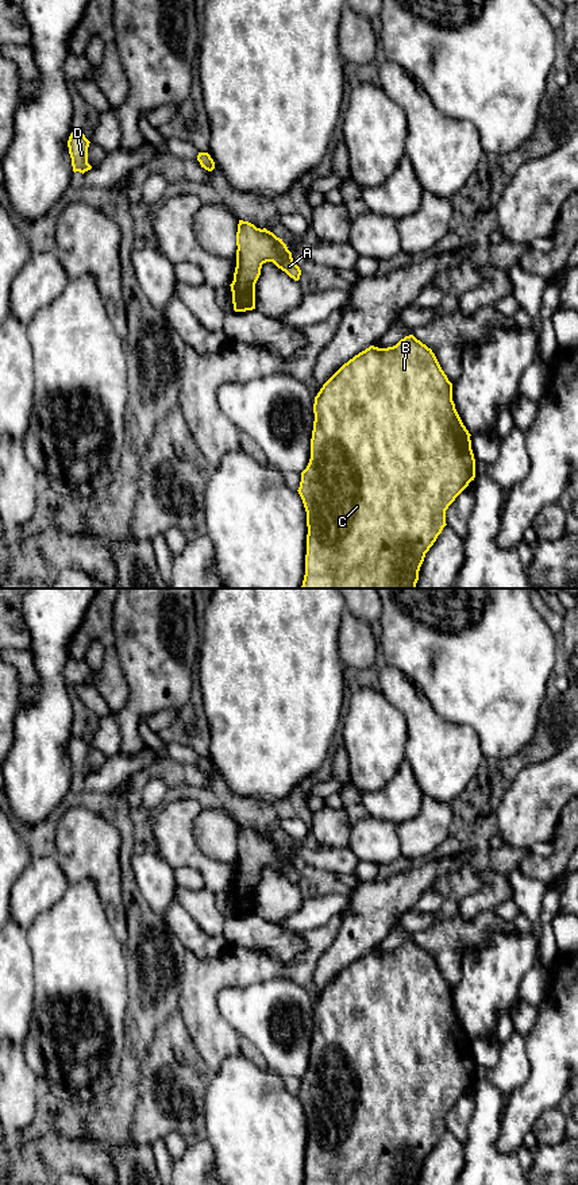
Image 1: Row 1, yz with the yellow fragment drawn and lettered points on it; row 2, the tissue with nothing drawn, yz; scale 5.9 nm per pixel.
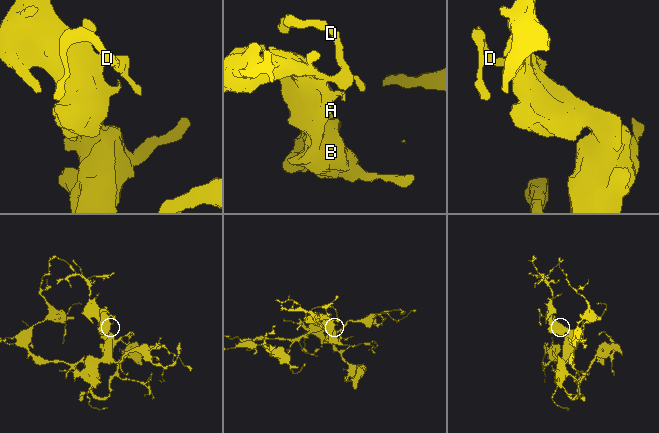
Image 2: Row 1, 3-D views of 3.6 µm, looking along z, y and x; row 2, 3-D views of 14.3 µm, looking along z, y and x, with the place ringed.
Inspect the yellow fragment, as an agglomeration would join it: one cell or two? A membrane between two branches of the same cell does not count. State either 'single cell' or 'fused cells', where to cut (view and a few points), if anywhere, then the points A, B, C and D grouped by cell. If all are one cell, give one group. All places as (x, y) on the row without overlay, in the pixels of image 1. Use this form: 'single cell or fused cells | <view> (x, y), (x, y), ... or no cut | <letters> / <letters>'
single cell | no cut | A B C D

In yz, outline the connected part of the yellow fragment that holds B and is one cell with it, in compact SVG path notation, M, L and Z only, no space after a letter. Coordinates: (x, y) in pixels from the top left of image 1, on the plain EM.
M413 939L396 950L378 953L370 950L344 968L320 993L313 1008L313 1035L311 1064L301 1077L298 1099L307 1116L307 1159L304 1185L419 1185L425 1158L436 1146L446 1128L446 1115L475 1082L475 1064L470 1038L463 1030L452 1005L452 988L442 974L431 953Z

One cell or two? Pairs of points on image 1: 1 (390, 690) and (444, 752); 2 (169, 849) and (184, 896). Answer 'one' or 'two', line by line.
1: one
2: two

